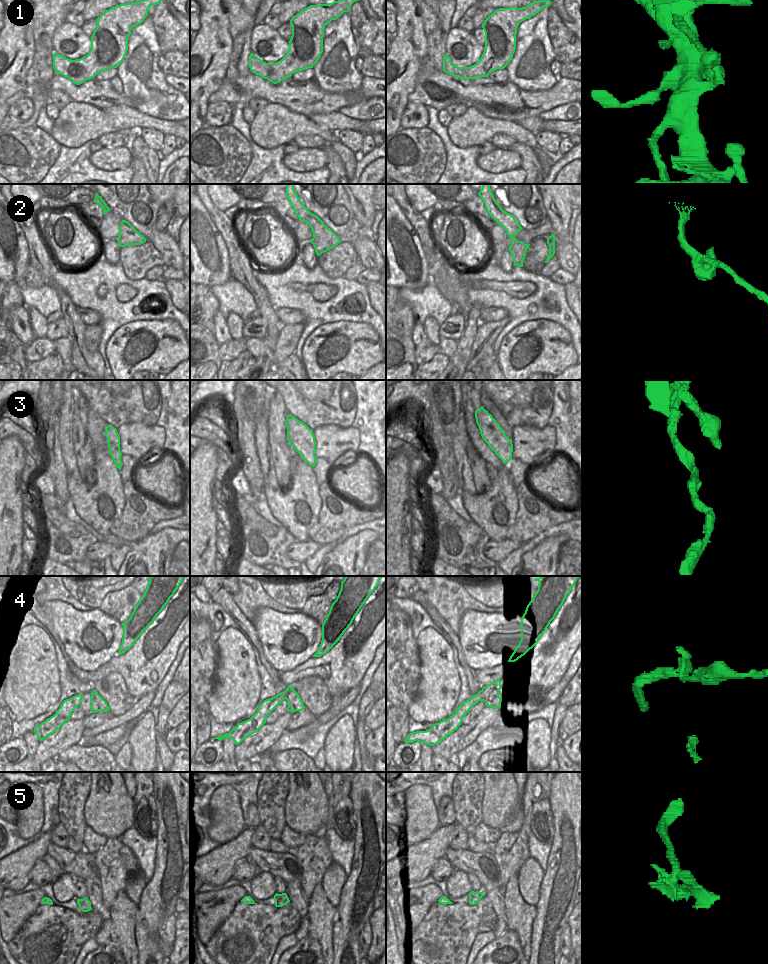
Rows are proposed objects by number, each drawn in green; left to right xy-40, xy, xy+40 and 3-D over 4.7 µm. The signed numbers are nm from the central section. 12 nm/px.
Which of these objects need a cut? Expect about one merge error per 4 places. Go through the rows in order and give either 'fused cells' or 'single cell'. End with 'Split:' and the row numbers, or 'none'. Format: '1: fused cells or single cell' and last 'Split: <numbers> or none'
1: single cell
2: single cell
3: fused cells
4: single cell
5: fused cells
Split: 3, 5

